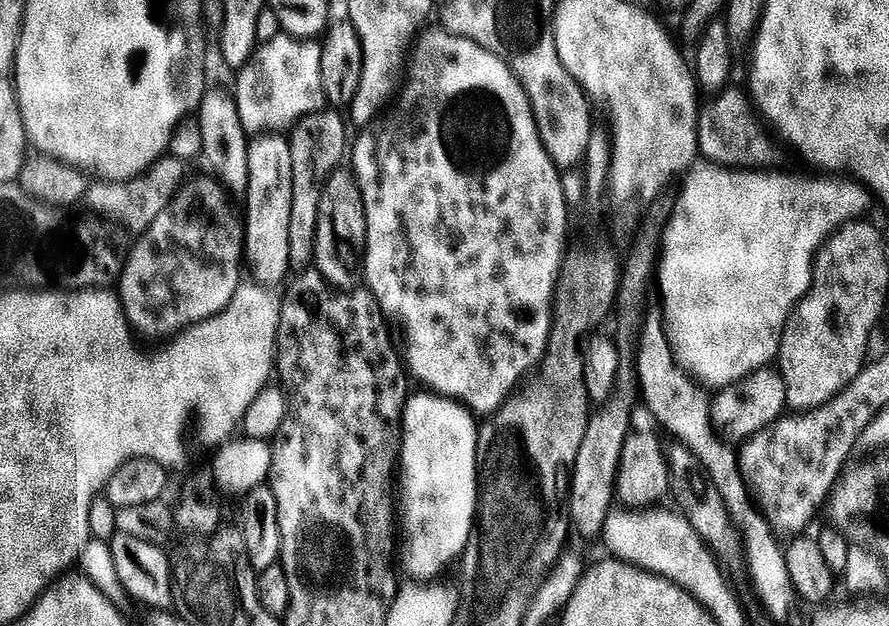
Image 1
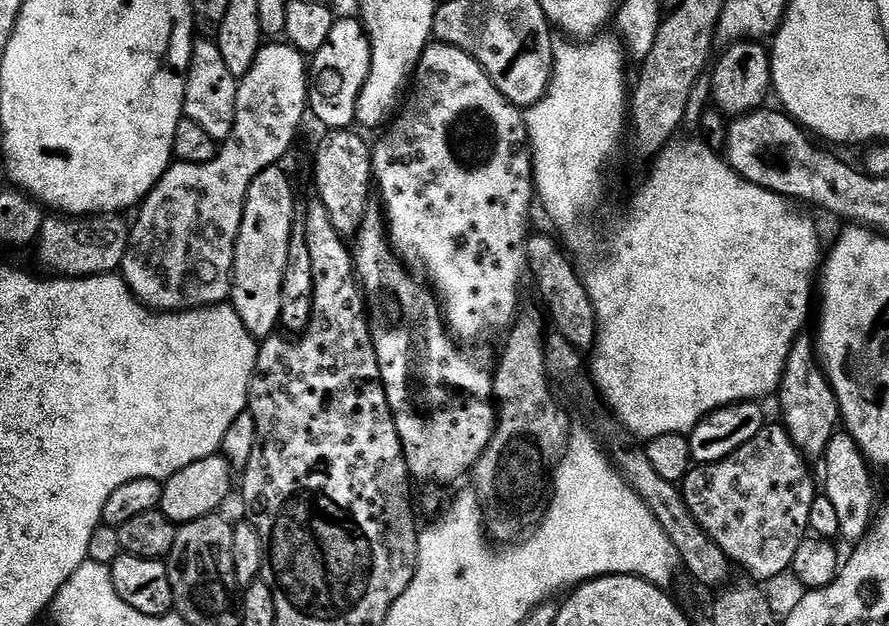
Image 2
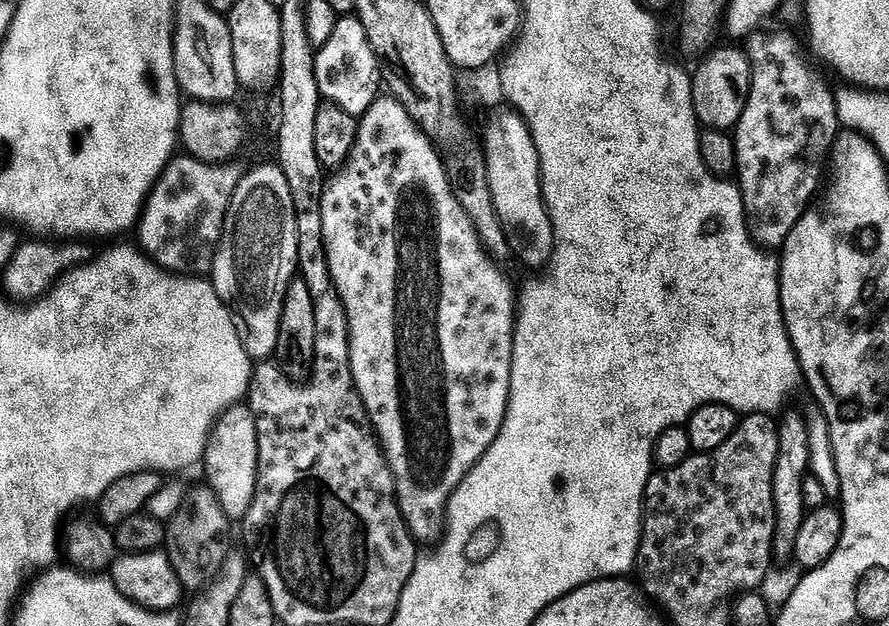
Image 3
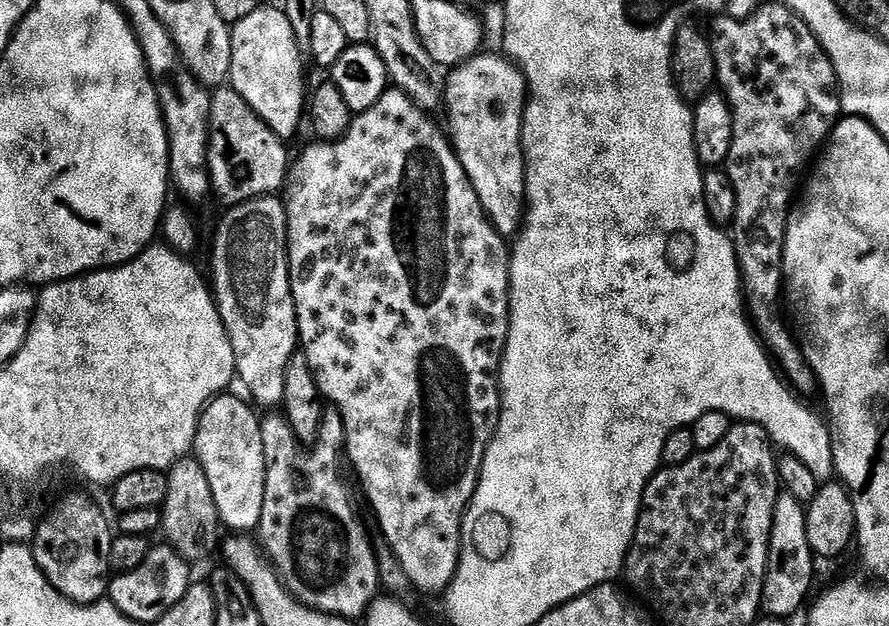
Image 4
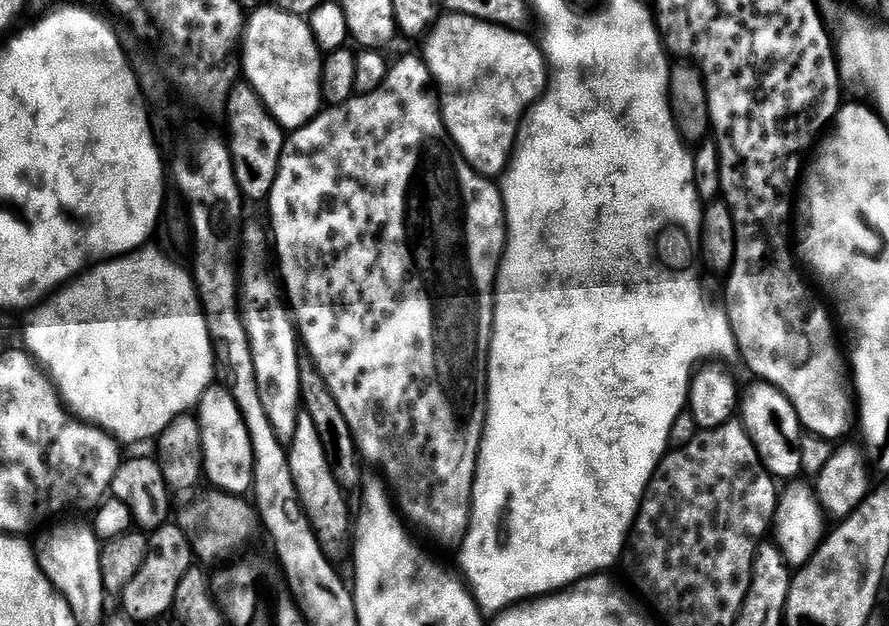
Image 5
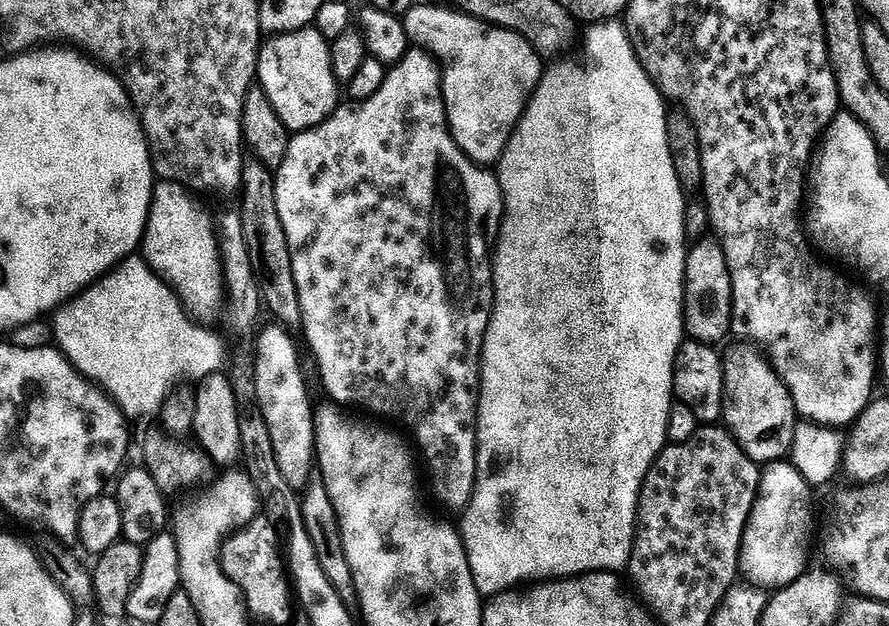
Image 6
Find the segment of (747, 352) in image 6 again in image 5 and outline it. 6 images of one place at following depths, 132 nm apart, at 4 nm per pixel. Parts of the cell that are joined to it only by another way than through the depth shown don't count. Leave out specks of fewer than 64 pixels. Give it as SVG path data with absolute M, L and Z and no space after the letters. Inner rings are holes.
M753 383L748 393L743 393L738 404L738 416L758 450L758 458L772 477L780 482L792 482L804 472L802 464L802 425L790 398L772 384Z

